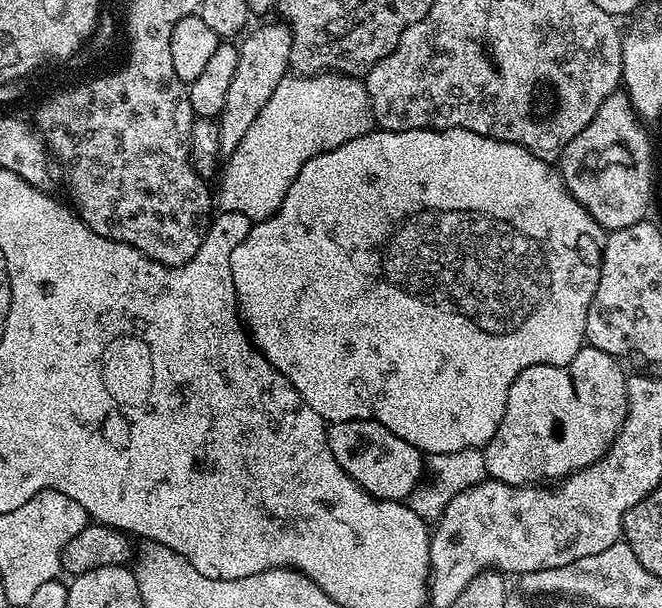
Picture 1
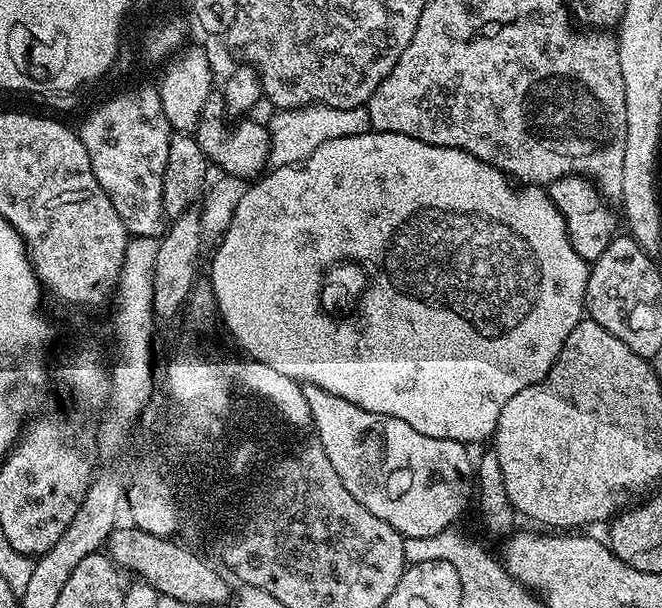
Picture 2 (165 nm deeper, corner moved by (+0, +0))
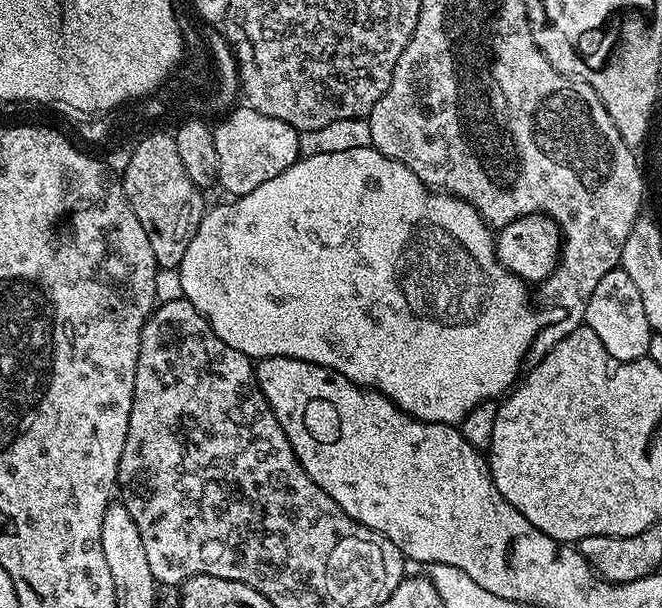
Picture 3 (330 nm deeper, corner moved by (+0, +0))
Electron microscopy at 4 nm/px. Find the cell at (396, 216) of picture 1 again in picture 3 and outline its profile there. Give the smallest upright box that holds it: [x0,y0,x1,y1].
[178,146,542,425]

